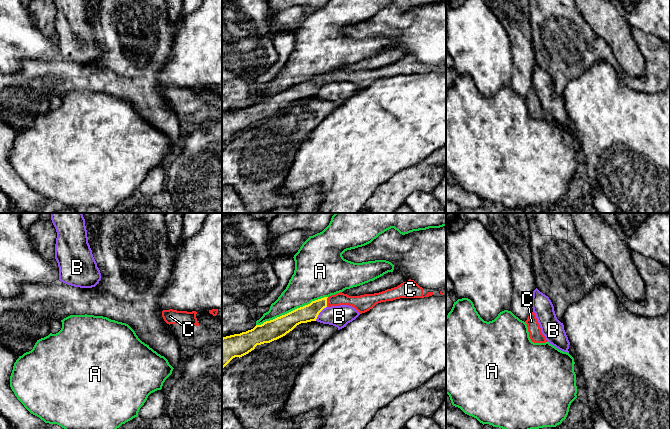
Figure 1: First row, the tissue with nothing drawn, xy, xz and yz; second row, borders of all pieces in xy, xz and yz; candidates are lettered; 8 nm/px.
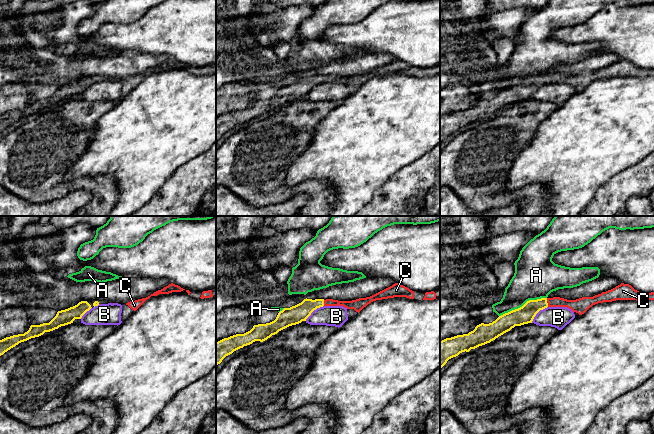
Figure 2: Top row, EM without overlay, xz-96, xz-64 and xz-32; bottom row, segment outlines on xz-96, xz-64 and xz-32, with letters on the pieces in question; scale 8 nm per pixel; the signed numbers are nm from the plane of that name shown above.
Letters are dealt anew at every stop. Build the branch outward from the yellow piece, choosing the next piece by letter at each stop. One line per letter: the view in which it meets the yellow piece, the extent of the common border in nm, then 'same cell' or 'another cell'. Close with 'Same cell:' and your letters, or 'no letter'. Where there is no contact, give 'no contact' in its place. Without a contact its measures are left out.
A: meets yellow in xz; contact 600 nm long; another cell
B: meets yellow in xz; contact 150 nm long; another cell
C: meets yellow in xz; contact 80 nm long; same cell
Same cell: C

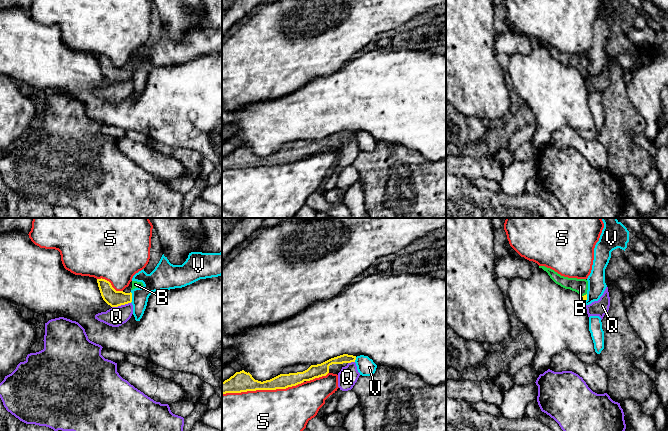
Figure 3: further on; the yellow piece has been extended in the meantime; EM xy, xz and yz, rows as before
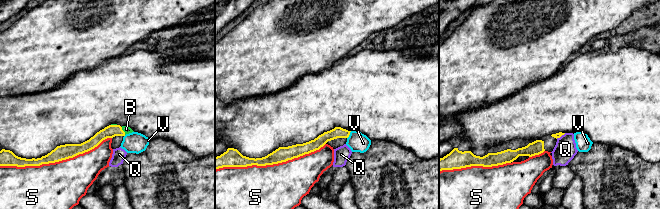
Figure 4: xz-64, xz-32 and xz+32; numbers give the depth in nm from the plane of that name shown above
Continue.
B: meets yellow in yz; contact 50 nm long; same cell
Q: meets yellow in xy; contact 160 nm long; another cell
S: meets yellow in xz; contact 650 nm long; another cell
V: meets yellow in xy; contact 90 nm long; another cell
Same cell: B

